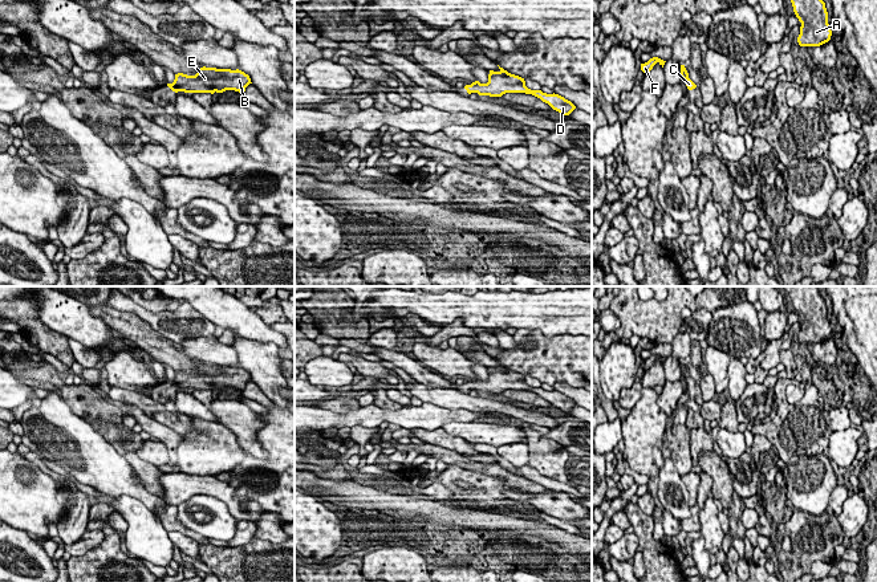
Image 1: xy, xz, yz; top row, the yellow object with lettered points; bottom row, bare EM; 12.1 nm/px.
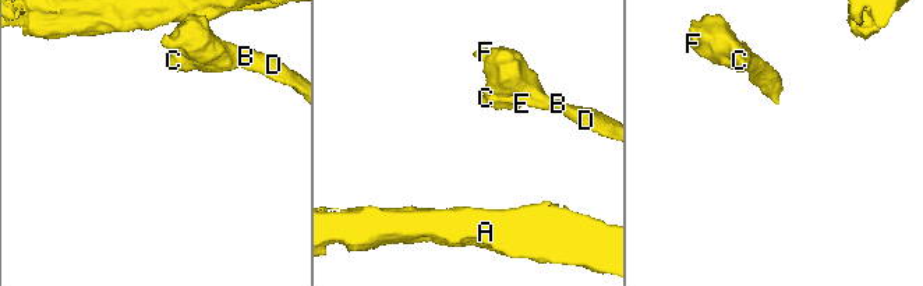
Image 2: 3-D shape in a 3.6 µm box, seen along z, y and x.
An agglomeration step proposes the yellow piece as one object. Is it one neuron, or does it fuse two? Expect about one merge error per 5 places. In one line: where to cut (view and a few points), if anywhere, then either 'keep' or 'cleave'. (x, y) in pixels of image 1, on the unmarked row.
cut none; keep

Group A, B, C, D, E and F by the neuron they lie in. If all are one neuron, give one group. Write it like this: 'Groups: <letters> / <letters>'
Groups: A B C D E F

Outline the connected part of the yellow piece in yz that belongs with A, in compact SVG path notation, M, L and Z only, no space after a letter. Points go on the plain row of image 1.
M777 286L788 293L793 309L801 320L797 339L800 343L820 343L831 337L828 309L819 286Z

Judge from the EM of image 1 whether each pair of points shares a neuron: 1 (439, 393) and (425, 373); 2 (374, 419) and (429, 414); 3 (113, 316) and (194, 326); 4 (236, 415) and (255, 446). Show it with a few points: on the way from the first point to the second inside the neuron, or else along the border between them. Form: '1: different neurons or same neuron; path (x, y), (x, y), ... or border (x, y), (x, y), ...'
1: different neurons; border (417, 381), (431, 386), (453, 387), (466, 394)
2: same neuron; path (388, 416), (415, 416)
3: different neurons; border (113, 308), (121, 312), (135, 313), (167, 338)
4: same neuron; path (244, 423), (247, 438)

